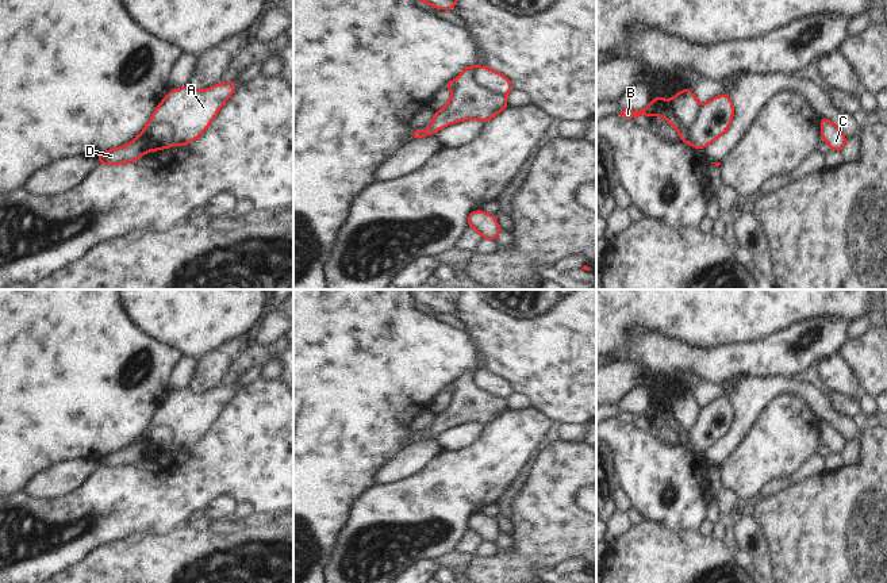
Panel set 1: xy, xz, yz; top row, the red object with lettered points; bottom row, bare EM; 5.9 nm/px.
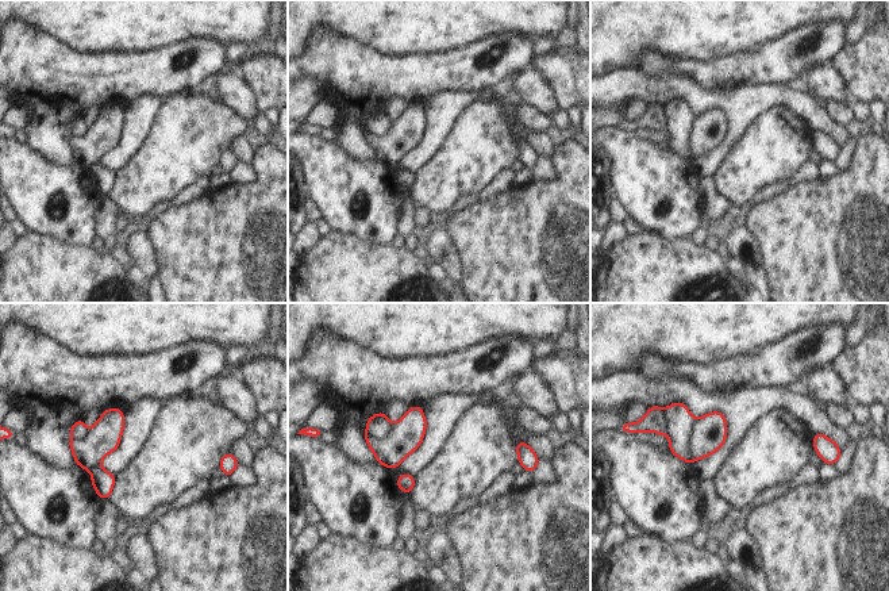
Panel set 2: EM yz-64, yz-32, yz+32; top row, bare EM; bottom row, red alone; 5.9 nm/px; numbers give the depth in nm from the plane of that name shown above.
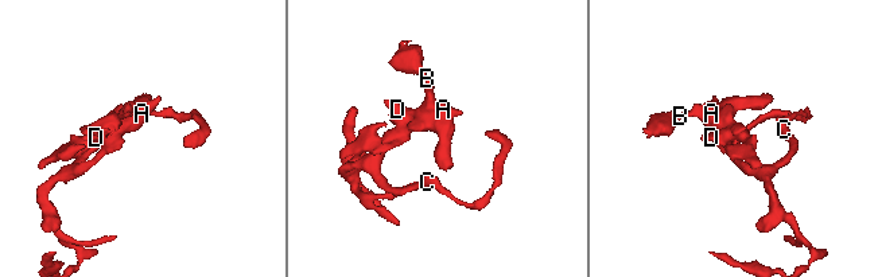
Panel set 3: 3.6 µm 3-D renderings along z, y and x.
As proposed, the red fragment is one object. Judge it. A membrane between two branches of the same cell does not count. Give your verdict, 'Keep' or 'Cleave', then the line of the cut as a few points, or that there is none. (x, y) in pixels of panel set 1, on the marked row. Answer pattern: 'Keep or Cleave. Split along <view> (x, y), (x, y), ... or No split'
Cleave. Split along xy (165, 121), (158, 121), (149, 133), (150, 149)

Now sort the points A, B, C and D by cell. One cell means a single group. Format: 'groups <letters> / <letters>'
groups A C D / B

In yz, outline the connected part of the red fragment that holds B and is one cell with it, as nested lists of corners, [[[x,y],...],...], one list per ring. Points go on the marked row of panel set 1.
[[[653,97],[650,104],[644,108],[642,111],[633,111],[633,110],[623,110],[621,116],[636,119],[640,115],[645,116],[664,116],[669,124],[672,124],[675,129],[680,129],[680,122],[673,114],[673,106],[672,101],[668,99],[661,97]]]

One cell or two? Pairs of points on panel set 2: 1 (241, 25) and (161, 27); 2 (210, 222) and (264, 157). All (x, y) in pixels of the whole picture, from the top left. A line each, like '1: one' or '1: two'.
1: one
2: one

